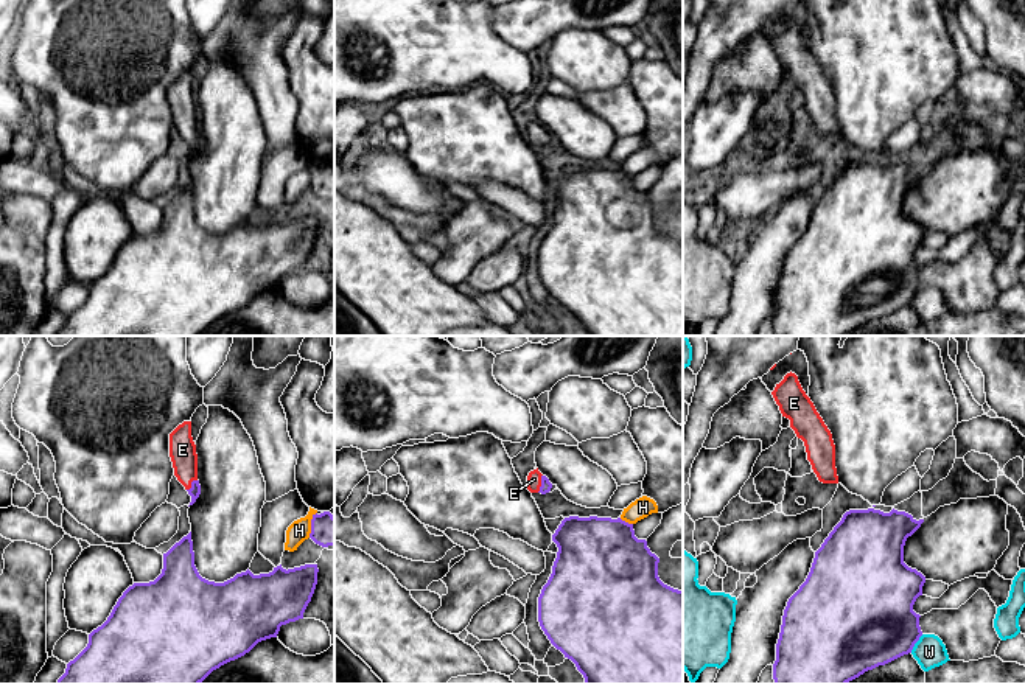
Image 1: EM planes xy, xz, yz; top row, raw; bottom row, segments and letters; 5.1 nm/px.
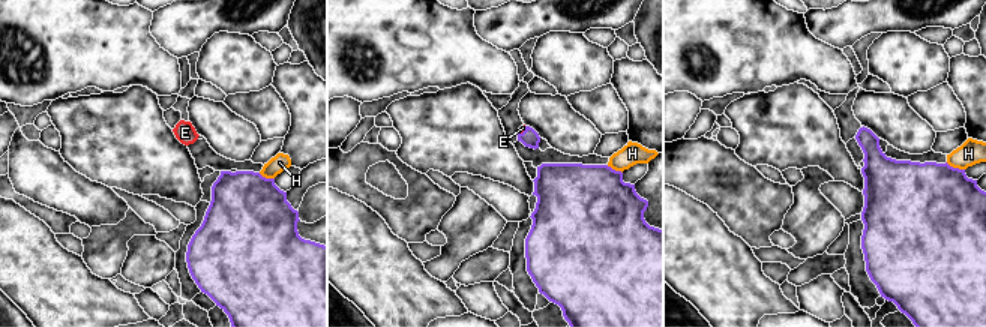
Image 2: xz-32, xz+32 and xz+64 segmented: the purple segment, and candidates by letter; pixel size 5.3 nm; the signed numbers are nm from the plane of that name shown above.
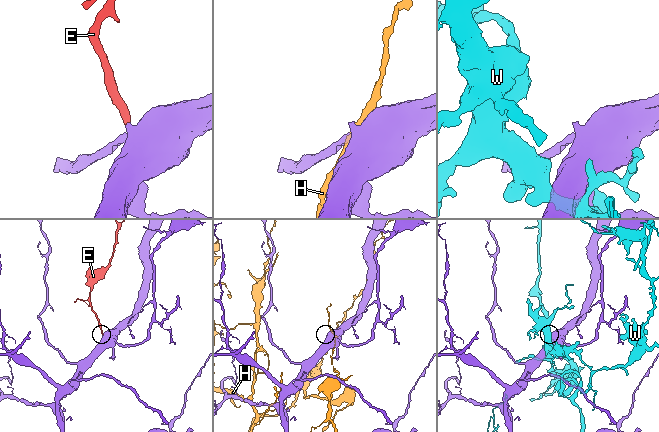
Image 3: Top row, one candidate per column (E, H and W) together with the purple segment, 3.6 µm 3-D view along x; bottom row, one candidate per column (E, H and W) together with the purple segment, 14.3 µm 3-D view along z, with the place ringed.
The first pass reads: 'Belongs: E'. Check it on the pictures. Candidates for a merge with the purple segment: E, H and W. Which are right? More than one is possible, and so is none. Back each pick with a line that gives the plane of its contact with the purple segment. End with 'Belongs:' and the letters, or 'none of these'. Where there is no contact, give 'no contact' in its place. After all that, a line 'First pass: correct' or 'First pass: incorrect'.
E: xz
Belongs: E
First pass: correct

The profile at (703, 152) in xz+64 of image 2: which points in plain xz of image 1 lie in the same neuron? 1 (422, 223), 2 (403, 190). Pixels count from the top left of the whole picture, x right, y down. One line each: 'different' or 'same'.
1: same
2: different

